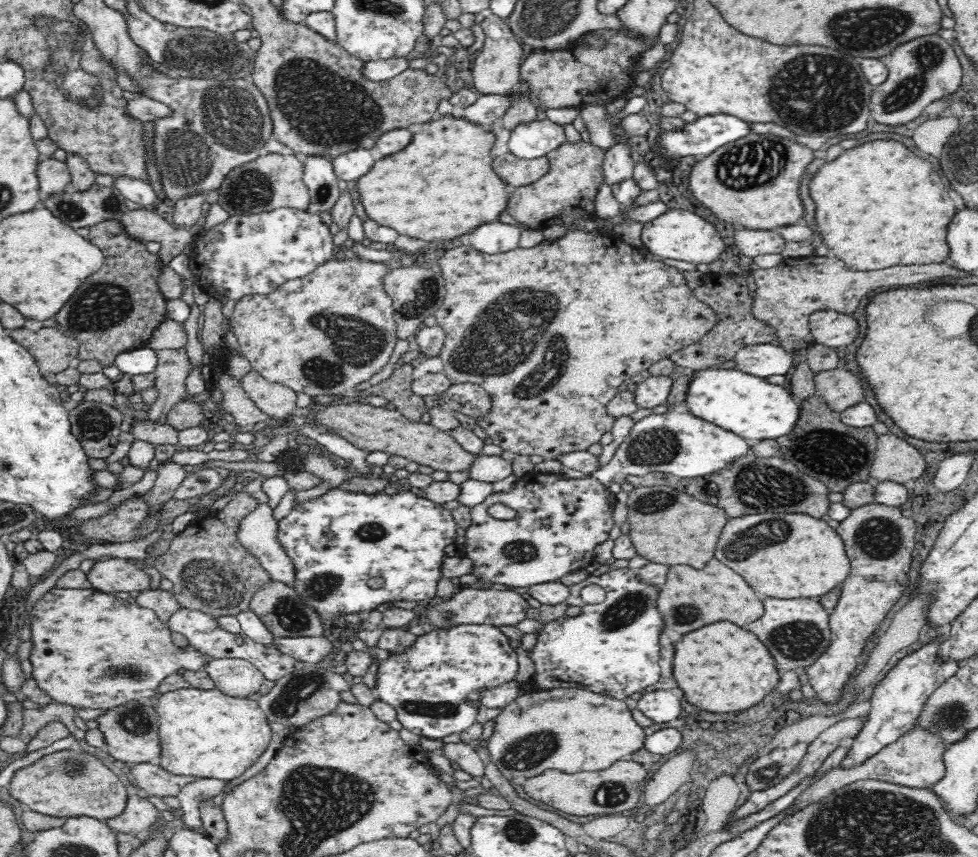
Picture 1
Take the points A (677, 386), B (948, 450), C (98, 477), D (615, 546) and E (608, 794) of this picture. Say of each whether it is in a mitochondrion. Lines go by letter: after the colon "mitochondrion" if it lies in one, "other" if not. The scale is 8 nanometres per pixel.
A: other
B: other
C: other
D: other
E: mitochondrion

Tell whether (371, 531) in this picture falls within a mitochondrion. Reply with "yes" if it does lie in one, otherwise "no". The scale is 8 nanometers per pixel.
yes

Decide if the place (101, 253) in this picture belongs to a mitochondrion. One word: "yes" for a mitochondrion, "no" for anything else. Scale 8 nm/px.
no

